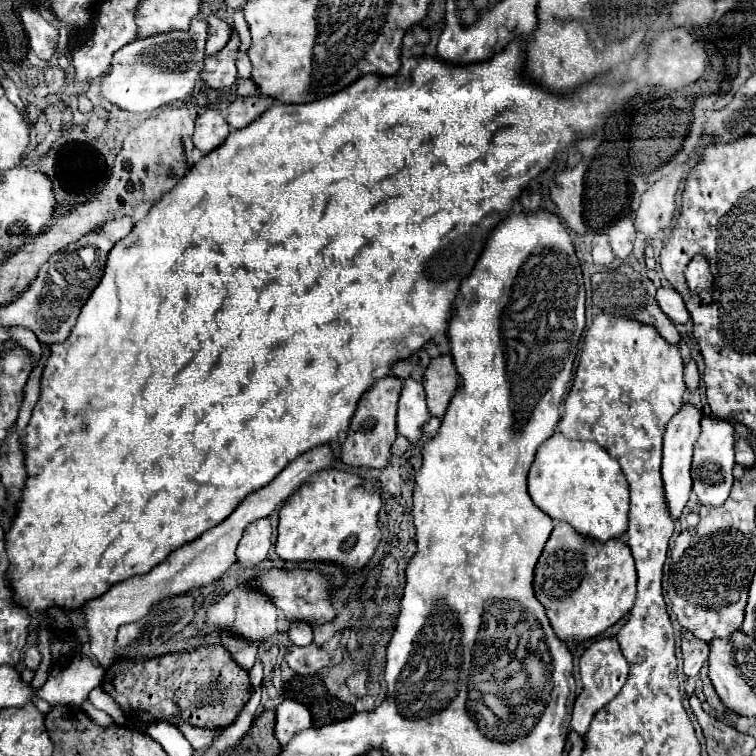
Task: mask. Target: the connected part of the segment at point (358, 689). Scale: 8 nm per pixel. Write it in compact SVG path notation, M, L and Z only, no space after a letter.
M358 670L354 674L350 674L346 678L346 686L350 688L350 692L358 698L364 698L368 694L368 688L366 688L366 682L368 682L368 672L364 670Z

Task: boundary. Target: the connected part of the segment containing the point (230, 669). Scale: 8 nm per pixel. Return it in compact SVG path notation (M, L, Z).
M222 644L200 646L186 652L172 652L152 660L116 660L104 674L102 690L108 692L134 724L156 722L172 716L176 708L186 722L198 728L224 728L252 696L248 672L240 668Z

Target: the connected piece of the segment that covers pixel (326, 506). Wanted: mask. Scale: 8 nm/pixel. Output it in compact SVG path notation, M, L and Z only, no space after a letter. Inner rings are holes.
M322 470L314 474L314 482L302 484L280 508L276 554L288 562L326 562L326 564L342 566L348 572L360 572L372 560L382 540L378 528L380 506L382 506L380 496L358 474L340 472L340 470Z

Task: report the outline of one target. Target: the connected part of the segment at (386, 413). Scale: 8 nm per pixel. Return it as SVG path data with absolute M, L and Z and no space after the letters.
M386 376L384 380L374 382L366 394L362 394L358 408L350 420L348 436L342 444L340 460L348 466L368 466L368 468L386 468L390 464L390 448L396 440L396 402L402 380Z

